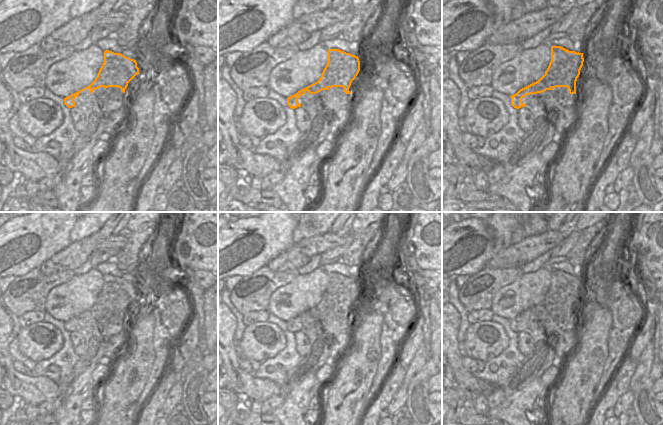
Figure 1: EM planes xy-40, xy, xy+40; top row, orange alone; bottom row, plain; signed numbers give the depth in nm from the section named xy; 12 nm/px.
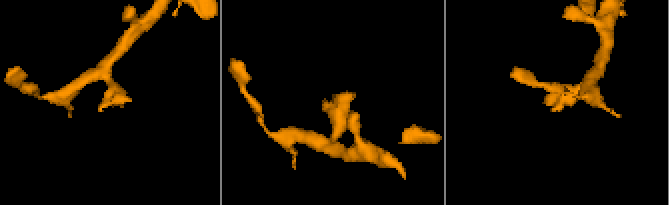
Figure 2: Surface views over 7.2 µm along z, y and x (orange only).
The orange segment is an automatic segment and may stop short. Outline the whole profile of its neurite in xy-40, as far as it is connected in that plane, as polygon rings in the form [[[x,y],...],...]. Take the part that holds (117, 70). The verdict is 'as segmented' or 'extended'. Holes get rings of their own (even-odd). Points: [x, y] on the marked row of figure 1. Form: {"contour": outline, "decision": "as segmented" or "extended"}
{"contour": [[[106,50],[104,51],[104,60],[103,64],[97,74],[95,80],[87,87],[79,90],[78,92],[69,95],[64,98],[64,104],[68,108],[76,107],[74,99],[80,94],[81,91],[86,89],[92,93],[95,89],[100,87],[108,88],[108,87],[118,87],[121,89],[123,93],[125,93],[125,89],[128,86],[128,83],[139,73],[139,68],[137,67],[137,62],[134,59],[130,59],[121,53],[114,53],[112,51]]], "decision": "as segmented"}

